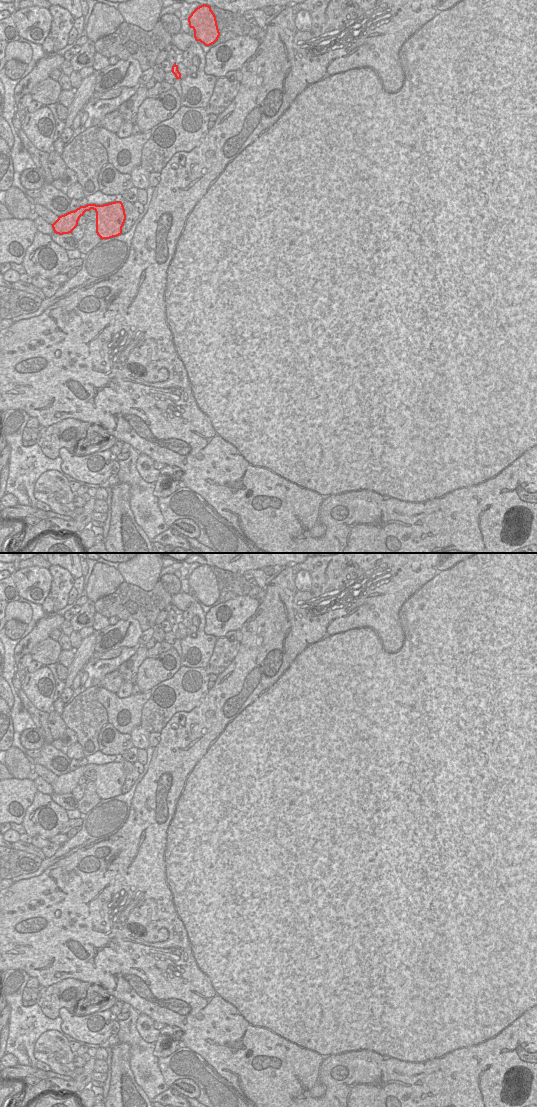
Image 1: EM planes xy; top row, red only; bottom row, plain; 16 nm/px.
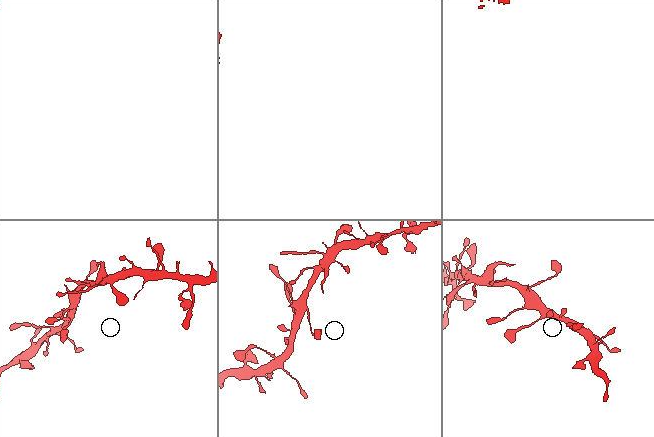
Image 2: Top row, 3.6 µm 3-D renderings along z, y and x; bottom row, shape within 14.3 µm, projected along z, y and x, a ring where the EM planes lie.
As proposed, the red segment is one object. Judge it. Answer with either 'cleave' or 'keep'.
keep

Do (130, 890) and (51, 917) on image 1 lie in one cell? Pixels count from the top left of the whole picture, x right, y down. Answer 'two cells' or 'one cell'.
one cell

